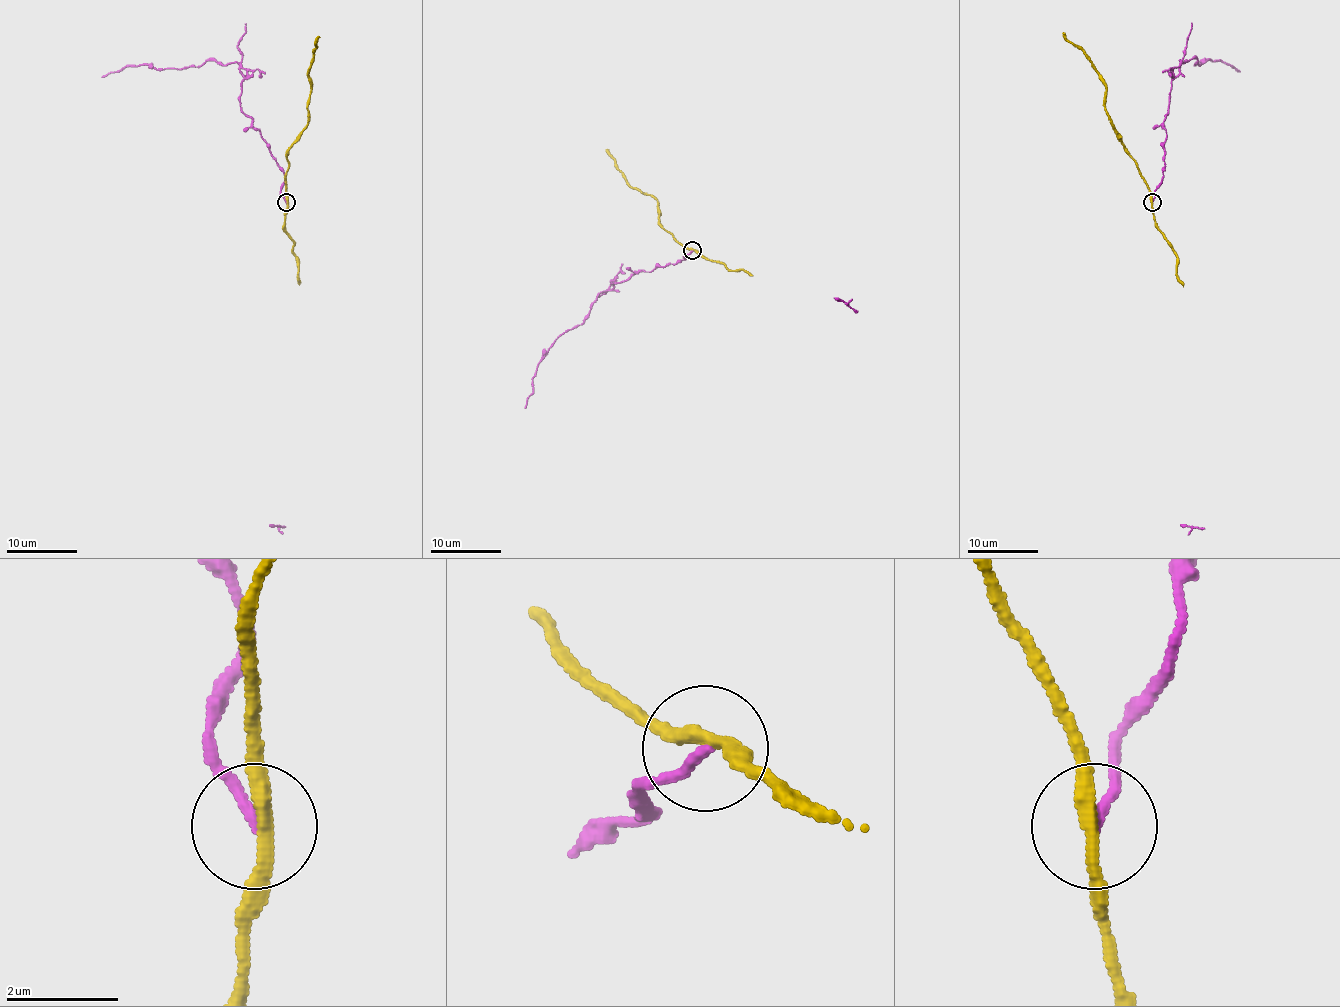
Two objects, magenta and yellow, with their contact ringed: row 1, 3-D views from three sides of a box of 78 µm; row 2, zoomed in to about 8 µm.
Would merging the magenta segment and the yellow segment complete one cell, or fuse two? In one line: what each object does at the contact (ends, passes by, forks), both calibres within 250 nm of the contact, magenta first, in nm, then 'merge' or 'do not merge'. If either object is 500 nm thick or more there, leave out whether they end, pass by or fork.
magenta ends there; yellow passes by; 180 nm thick on the magenta side, 260 nm on the other; do not merge

